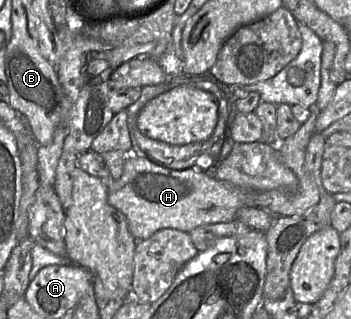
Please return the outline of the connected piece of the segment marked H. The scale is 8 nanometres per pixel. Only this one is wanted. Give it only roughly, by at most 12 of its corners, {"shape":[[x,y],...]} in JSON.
{"shape":[[319,109],[277,145],[295,191],[244,190],[200,168],[127,155],[108,203],[136,241],[229,222],[243,206],[302,214],[305,170]]}

